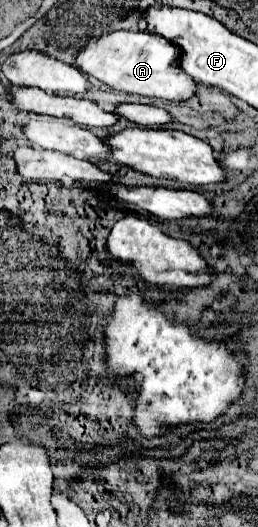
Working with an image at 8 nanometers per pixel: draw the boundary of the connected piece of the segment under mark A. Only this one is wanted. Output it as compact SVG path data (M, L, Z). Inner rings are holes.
M118 30L90 40L78 54L76 64L86 76L128 94L152 96L164 102L184 102L194 98L198 92L198 82L180 68L180 48L150 32Z

